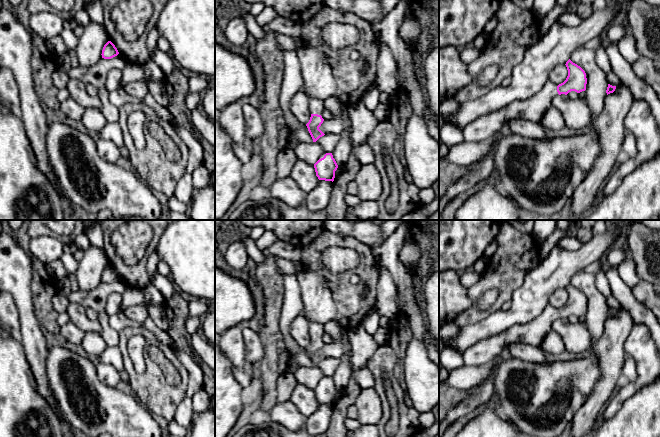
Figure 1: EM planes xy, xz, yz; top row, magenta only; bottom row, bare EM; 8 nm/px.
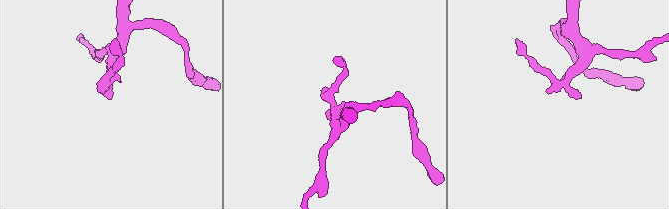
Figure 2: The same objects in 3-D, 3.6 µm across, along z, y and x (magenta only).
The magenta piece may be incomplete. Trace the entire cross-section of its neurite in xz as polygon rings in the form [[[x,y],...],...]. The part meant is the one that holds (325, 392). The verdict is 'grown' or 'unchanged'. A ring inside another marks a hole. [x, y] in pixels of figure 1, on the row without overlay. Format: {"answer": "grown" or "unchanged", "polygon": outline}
{"answer": "unchanged", "polygon": [[[326,377],[323,382],[314,388],[316,400],[319,404],[334,405],[335,395],[338,389],[333,382],[332,377]]]}

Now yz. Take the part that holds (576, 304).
{"answer": "grown", "polygon": [[[570,283],[566,286],[568,300],[559,309],[546,309],[541,315],[526,324],[516,324],[502,334],[478,341],[463,353],[464,364],[480,366],[494,358],[505,357],[510,344],[525,343],[540,348],[546,335],[552,330],[555,320],[571,315],[586,314],[585,295]]]}

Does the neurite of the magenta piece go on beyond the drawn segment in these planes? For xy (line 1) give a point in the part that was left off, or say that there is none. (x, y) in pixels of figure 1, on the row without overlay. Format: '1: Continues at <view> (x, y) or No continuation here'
1: No continuation here

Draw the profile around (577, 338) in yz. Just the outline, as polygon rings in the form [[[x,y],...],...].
[[[561,318],[553,322],[552,330],[561,336],[566,351],[581,355],[591,348],[591,334],[586,324],[580,322],[572,324]]]

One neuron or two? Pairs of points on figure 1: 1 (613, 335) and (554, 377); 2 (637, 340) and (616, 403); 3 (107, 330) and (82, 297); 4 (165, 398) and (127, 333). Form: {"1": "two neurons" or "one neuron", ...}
{"1": "two neurons", "2": "one neuron", "3": "one neuron", "4": "one neuron"}

